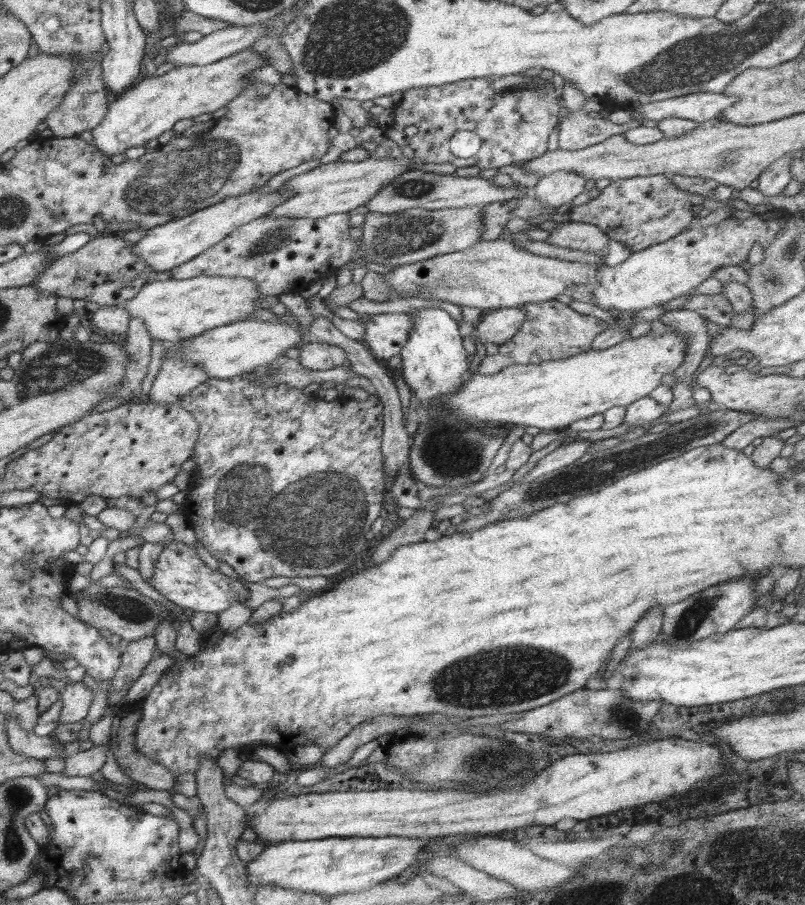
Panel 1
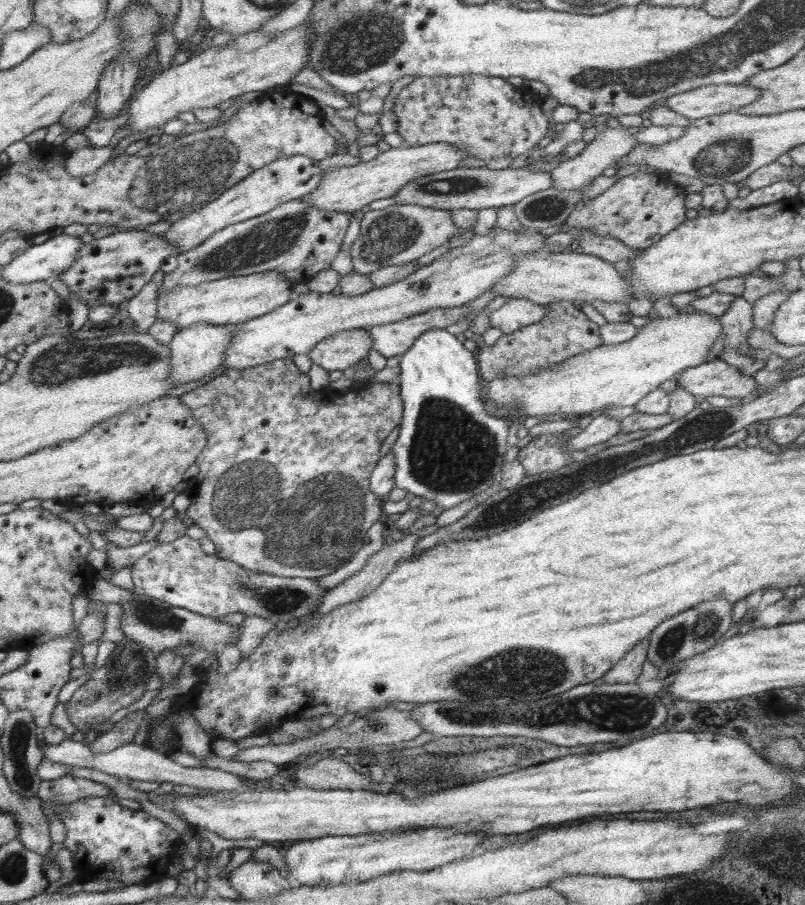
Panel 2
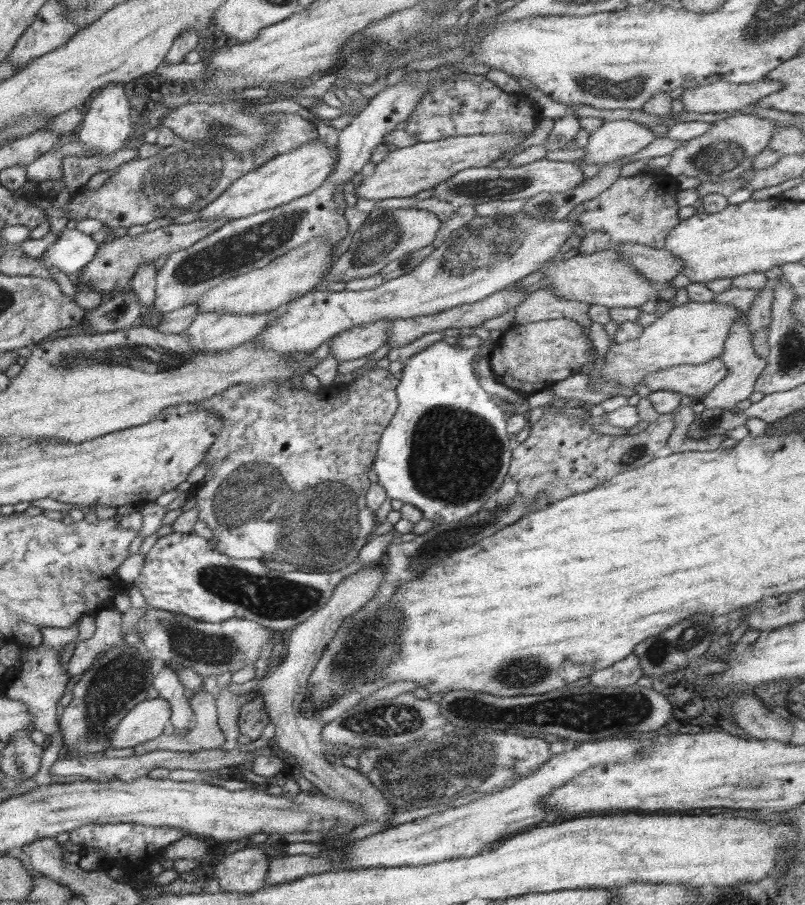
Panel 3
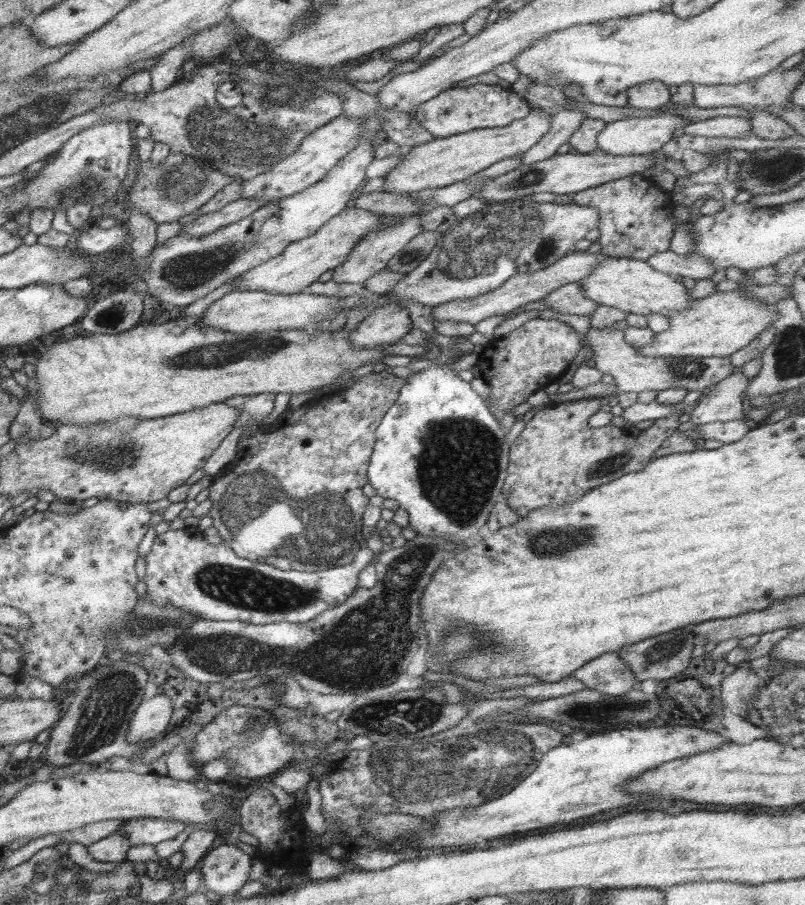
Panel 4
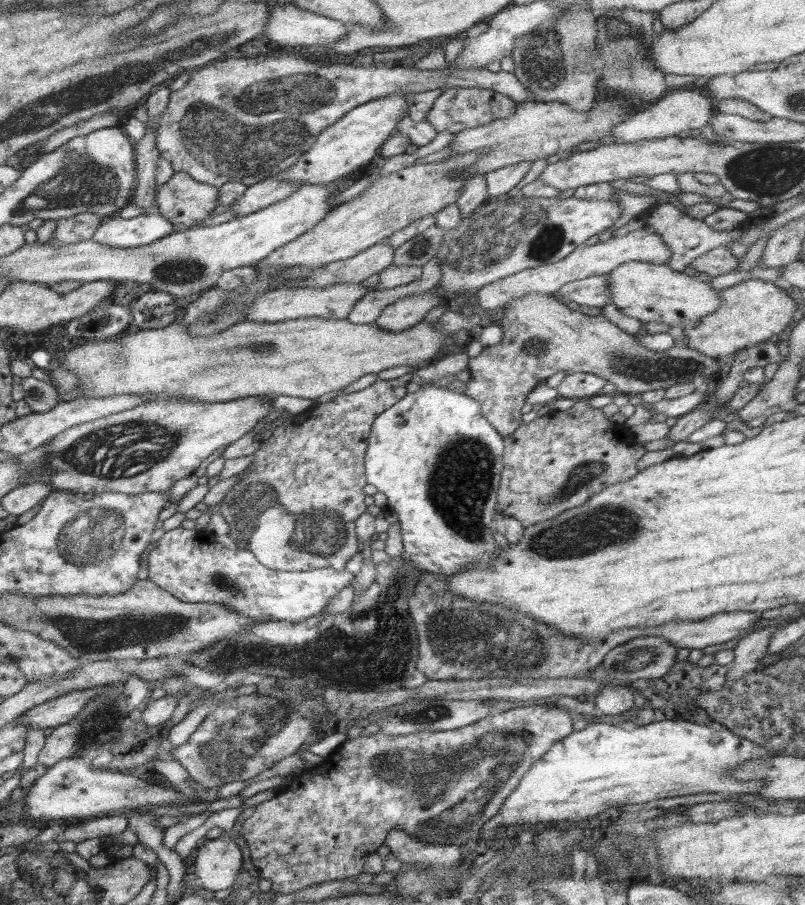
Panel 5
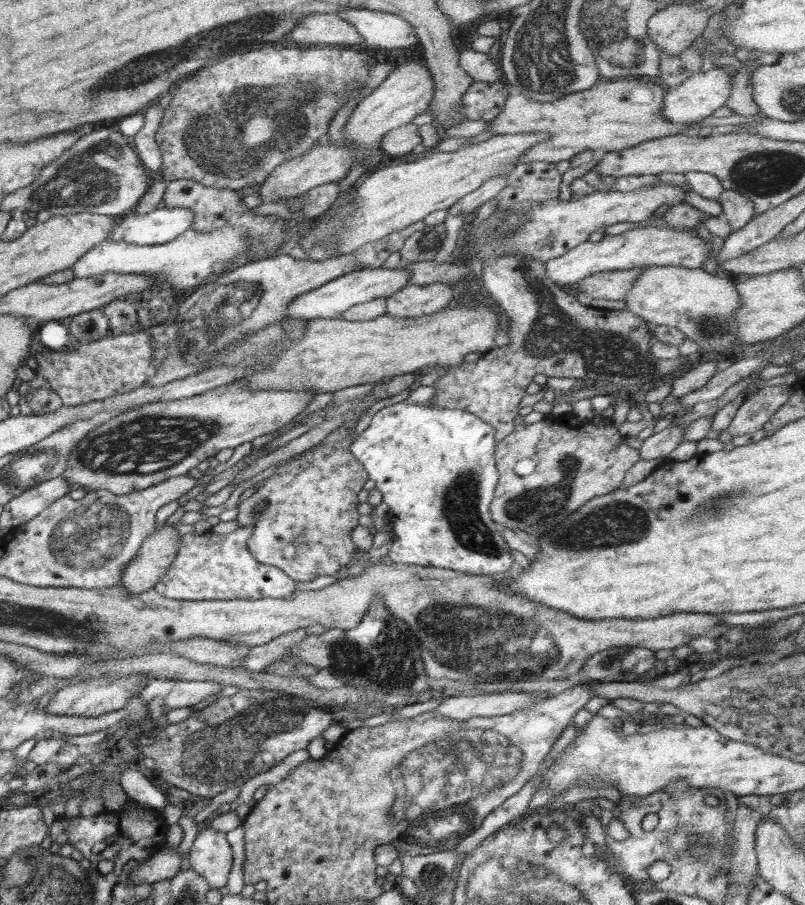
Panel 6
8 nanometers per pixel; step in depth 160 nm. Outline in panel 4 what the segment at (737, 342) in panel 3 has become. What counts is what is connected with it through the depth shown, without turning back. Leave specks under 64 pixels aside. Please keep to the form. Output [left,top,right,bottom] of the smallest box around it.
[690,367,750,424]

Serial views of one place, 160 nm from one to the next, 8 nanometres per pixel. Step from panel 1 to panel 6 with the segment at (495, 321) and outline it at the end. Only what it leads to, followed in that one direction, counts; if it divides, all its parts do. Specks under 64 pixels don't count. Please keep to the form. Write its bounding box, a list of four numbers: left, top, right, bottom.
[569,267,643,300]

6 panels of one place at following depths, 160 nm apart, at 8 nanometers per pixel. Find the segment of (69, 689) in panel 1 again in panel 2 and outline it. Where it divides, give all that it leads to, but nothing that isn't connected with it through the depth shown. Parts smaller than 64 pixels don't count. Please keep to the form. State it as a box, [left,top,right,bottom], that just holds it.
[64,641,157,737]

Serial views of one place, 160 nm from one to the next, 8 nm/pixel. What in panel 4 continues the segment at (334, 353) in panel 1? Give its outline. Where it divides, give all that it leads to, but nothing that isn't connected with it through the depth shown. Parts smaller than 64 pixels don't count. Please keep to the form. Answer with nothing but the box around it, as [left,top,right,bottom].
[350,303,413,348]

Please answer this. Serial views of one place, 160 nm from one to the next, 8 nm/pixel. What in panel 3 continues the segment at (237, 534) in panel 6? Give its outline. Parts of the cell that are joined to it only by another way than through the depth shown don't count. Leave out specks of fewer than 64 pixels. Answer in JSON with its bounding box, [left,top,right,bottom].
[132,530,394,633]

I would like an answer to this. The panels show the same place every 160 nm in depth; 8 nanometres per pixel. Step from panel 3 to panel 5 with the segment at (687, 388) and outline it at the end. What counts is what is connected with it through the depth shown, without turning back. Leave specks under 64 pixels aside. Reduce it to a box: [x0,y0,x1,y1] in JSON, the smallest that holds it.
[463,293,722,437]

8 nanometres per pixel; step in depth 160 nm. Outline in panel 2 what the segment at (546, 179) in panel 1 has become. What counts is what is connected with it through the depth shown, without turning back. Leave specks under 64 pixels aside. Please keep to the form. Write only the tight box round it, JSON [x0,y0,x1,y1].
[550,126,639,191]

